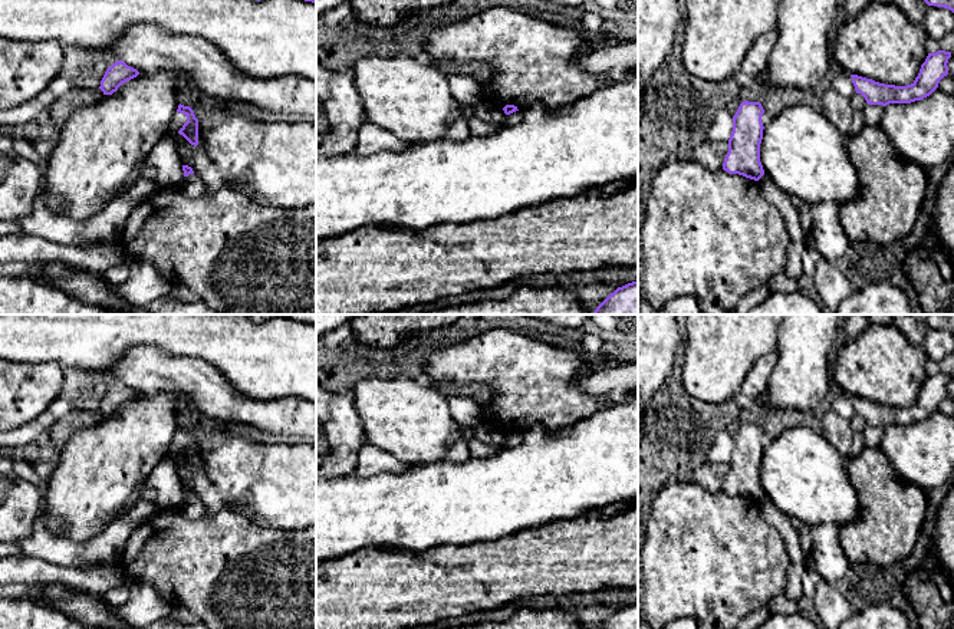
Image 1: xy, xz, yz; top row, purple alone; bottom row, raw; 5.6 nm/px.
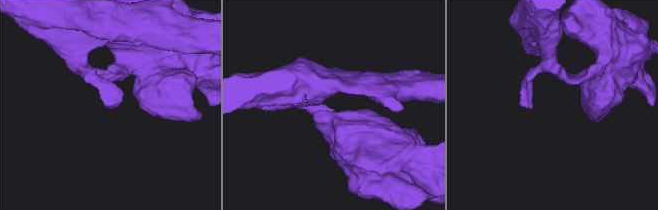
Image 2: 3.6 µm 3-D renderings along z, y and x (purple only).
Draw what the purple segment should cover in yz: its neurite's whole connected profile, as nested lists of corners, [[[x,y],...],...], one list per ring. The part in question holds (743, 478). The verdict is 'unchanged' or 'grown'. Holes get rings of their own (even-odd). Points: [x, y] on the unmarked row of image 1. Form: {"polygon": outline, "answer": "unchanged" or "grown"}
{"polygon": [[[744,422],[733,438],[733,454],[728,461],[728,474],[723,491],[759,503],[764,497],[760,484],[760,465],[763,461],[761,437],[764,431],[760,424]]], "answer": "unchanged"}

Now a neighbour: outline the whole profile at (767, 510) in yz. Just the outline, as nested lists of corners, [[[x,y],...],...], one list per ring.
[[[764,495],[759,503],[761,517],[776,527],[784,539],[792,564],[799,564],[806,560],[806,554],[800,546],[800,537],[797,530],[792,526],[789,517],[782,514],[773,503]]]

